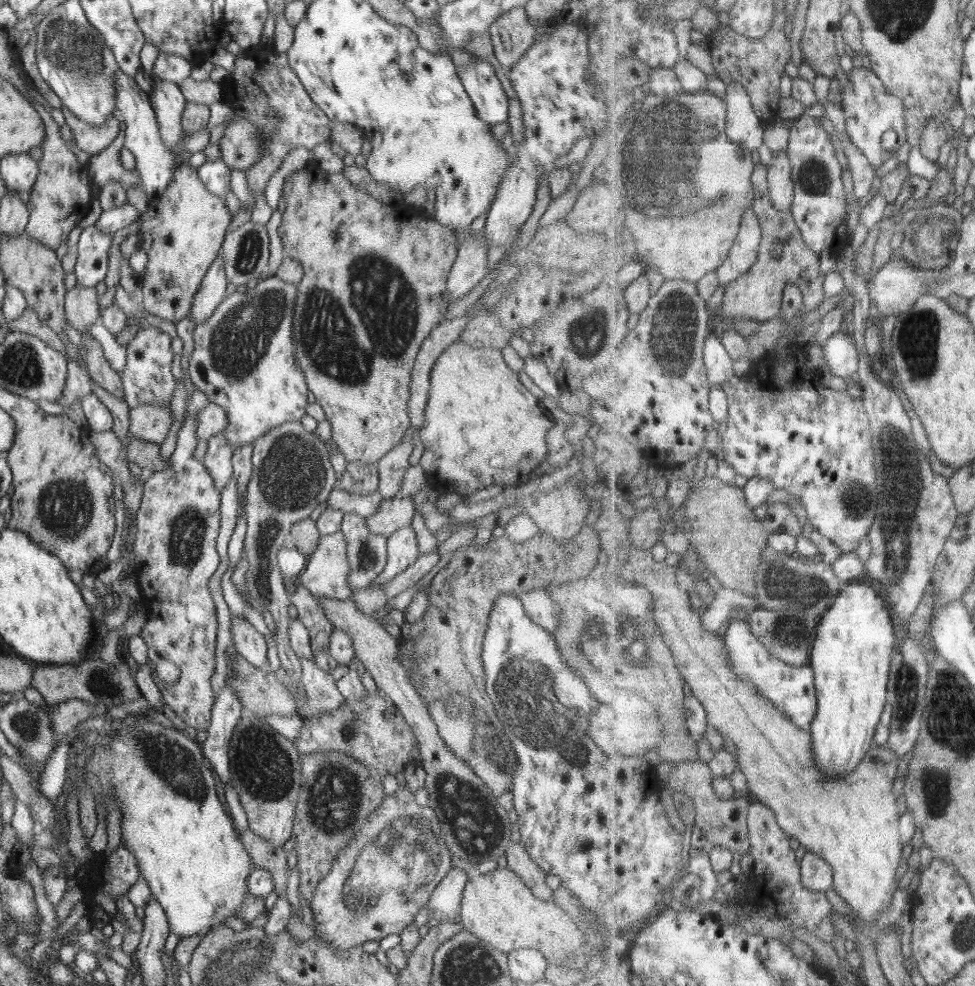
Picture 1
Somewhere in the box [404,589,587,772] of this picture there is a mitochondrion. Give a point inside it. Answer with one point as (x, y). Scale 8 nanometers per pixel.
(495, 754)

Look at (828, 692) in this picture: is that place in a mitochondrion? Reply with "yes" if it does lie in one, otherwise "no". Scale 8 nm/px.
no

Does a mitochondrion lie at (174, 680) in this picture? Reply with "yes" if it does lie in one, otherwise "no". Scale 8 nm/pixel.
no

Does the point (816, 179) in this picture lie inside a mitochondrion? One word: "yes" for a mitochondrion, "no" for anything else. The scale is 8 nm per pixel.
yes

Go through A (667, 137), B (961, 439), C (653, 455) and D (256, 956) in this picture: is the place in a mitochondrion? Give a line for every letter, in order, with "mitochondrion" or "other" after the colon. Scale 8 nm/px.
A: mitochondrion
B: other
C: other
D: mitochondrion

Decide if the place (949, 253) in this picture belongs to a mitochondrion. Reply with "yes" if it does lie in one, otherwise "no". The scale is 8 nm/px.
no

